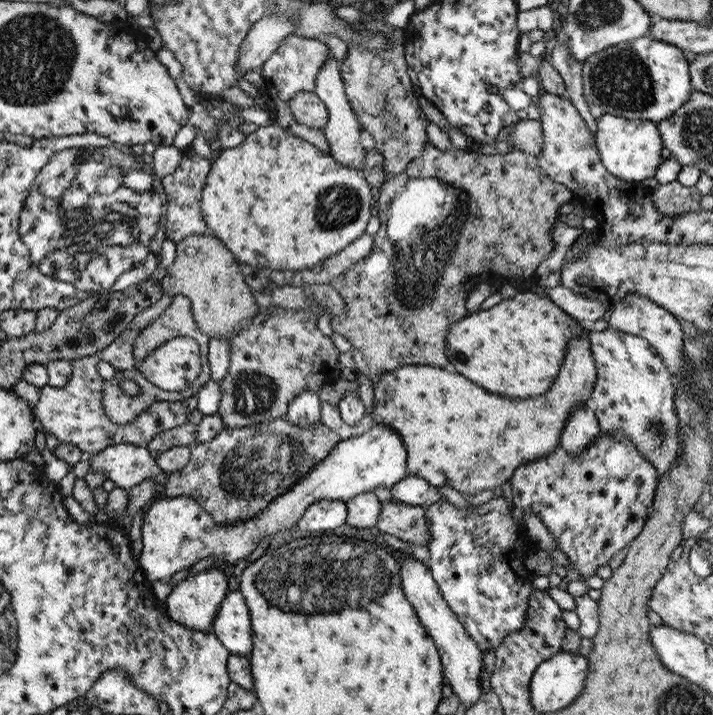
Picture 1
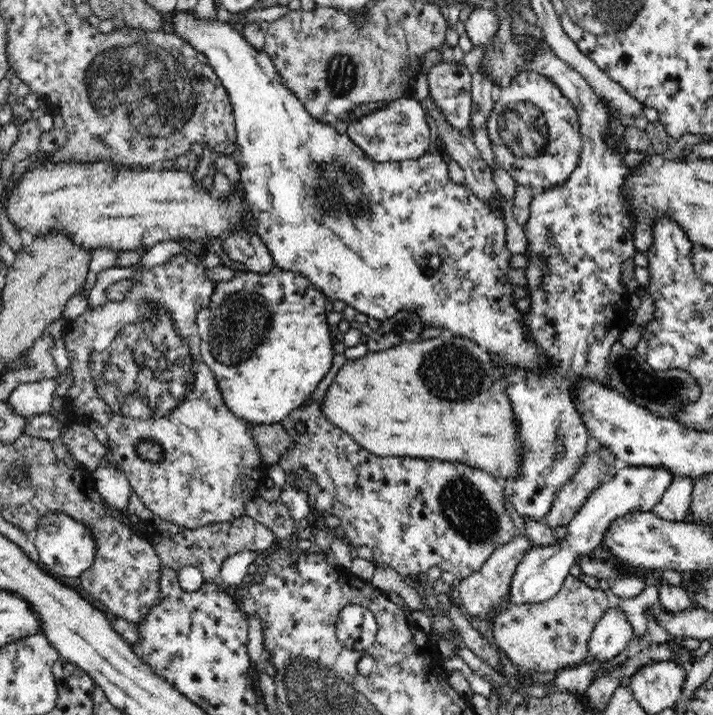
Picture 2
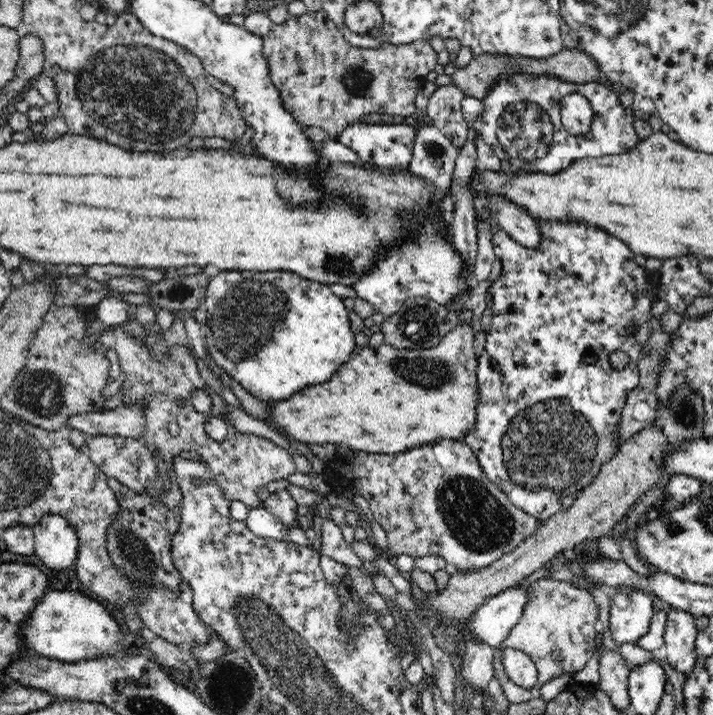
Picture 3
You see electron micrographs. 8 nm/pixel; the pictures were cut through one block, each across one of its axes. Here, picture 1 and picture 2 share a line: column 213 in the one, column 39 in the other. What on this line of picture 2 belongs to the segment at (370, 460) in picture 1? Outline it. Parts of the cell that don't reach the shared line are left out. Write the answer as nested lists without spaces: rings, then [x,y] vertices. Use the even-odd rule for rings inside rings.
[[[49,512],[43,515],[37,524],[33,533],[34,545],[39,553],[41,566],[47,573],[53,576],[78,578],[95,564],[100,540],[97,539],[96,533],[88,523],[82,523],[64,513]]]

